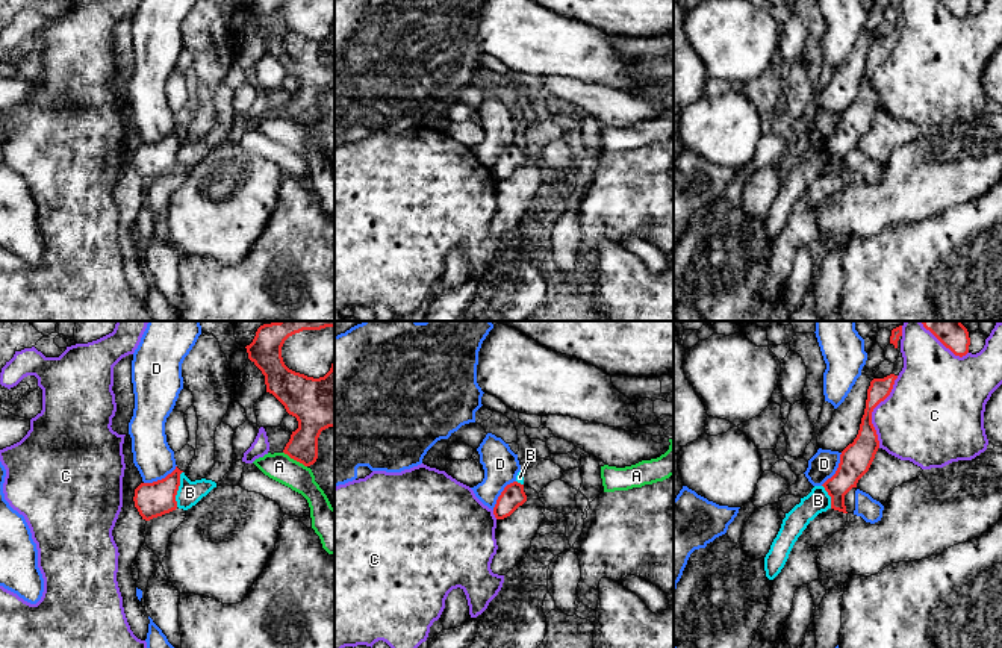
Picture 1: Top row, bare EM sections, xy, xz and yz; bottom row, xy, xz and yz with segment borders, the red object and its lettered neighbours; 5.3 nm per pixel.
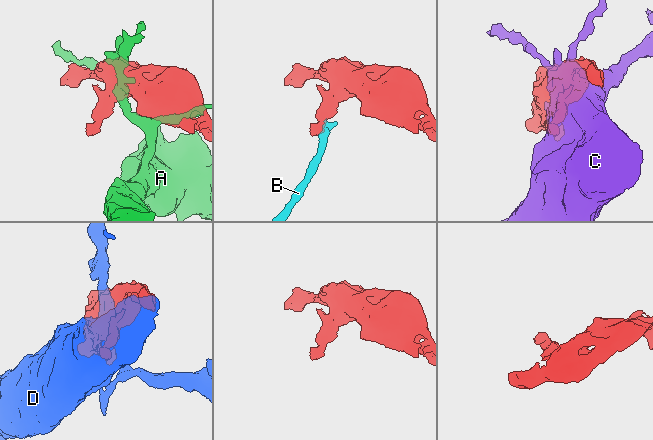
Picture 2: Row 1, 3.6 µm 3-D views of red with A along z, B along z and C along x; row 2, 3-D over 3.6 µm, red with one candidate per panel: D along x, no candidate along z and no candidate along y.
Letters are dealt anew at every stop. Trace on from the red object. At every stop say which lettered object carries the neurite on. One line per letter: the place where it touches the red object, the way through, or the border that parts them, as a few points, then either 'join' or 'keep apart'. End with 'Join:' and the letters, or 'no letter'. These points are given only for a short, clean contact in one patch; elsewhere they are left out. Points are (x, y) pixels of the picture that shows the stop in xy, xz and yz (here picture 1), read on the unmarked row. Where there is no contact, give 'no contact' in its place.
A: contact xy (295, 120); keep apart
B: contact xy (177, 150); border xy (182, 132), (176, 167); keep apart
C: contact yz (872, 71); keep apart
D: contact xy (162, 140); border xy (176, 126), (164, 138), (144, 144); keep apart
Join: no letter

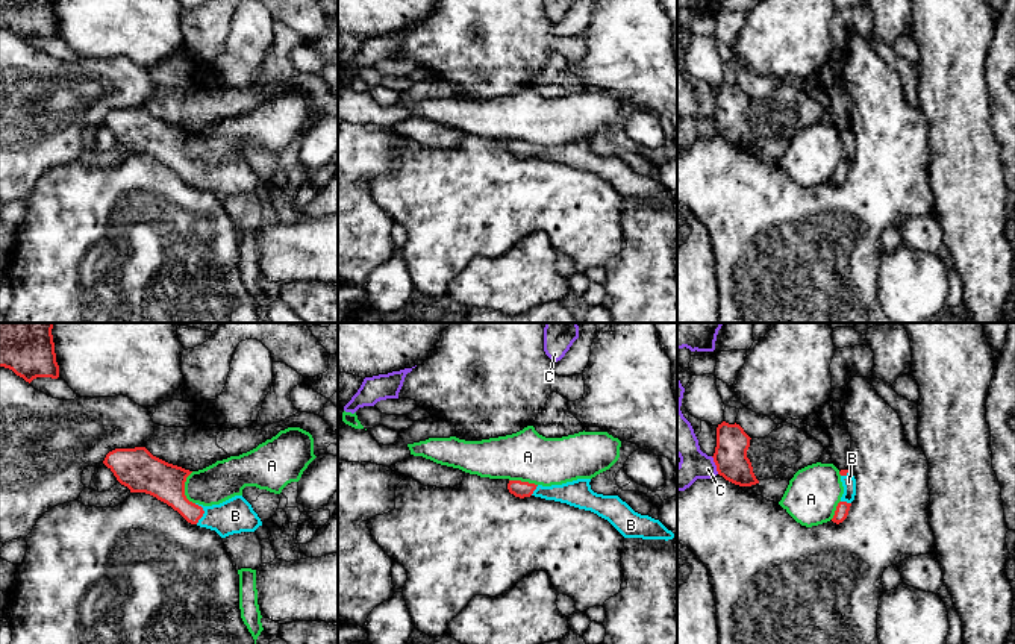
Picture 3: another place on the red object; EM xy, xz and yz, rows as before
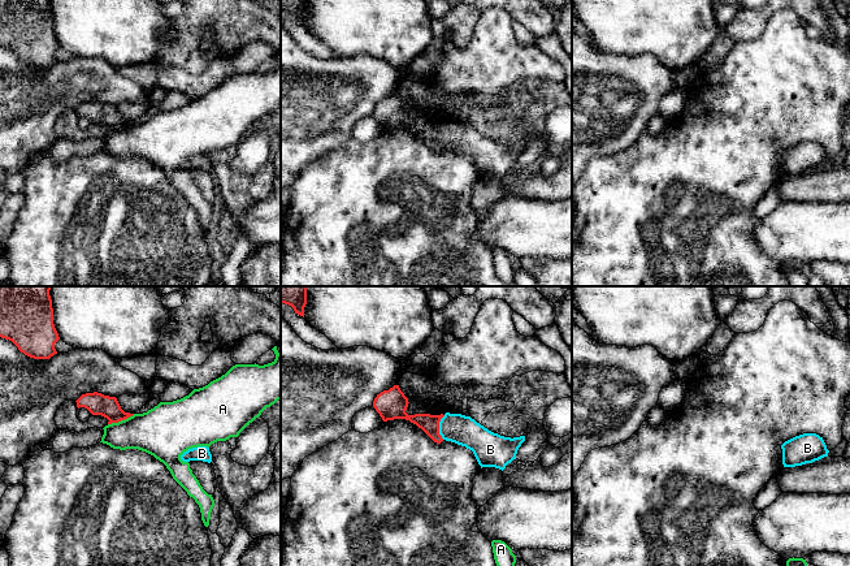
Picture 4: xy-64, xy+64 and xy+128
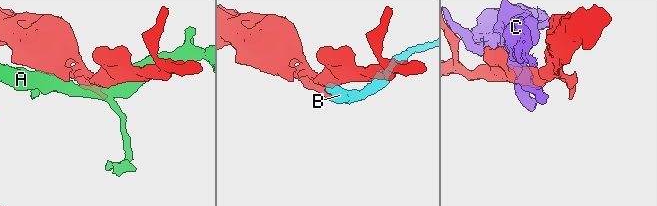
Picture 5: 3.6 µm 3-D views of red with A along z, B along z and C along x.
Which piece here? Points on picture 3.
A: contact xy (184, 149); keep apart
B: contact xy (203, 173); way xy (167, 143), (191, 173), (203, 173), (235, 176); join
C: contact yz (715, 125); keep apart
Join: B

